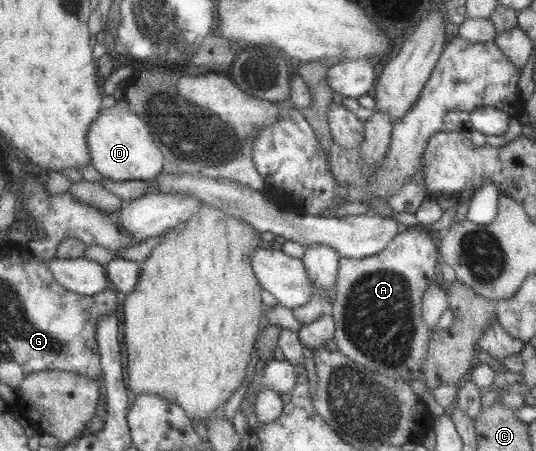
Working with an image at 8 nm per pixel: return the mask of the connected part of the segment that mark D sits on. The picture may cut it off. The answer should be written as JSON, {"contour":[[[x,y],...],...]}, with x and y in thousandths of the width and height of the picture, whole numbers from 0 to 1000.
{"contour":[[[188,239],[177,266],[166,277],[160,317],[170,368],[203,399],[278,401],[302,379],[306,355],[274,275],[237,239]]]}

